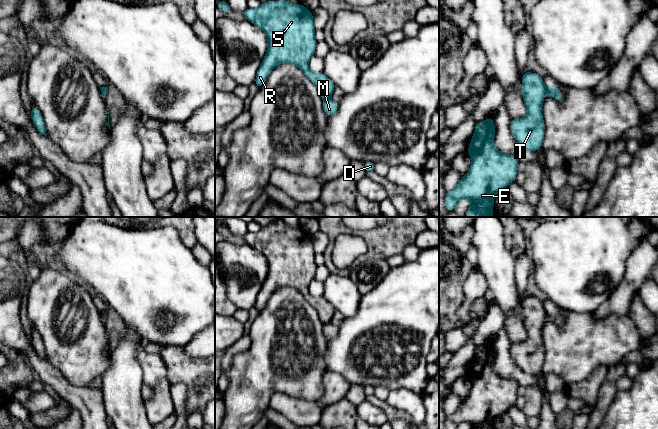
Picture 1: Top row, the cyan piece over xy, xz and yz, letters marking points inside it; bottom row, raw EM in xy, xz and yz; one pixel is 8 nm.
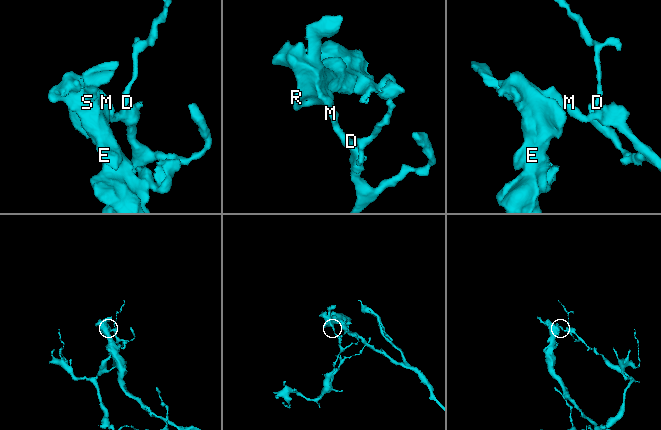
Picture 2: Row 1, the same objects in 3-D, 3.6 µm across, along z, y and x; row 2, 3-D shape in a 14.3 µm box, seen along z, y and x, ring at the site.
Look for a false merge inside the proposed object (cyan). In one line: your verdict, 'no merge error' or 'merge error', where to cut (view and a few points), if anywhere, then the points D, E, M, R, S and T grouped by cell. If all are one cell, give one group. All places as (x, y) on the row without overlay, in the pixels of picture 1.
merge error; cut in xz along (329, 322), (324, 324); D M / E R S T

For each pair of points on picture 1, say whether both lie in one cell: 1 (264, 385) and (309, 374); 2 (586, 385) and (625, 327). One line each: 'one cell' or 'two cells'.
1: one cell
2: two cells

